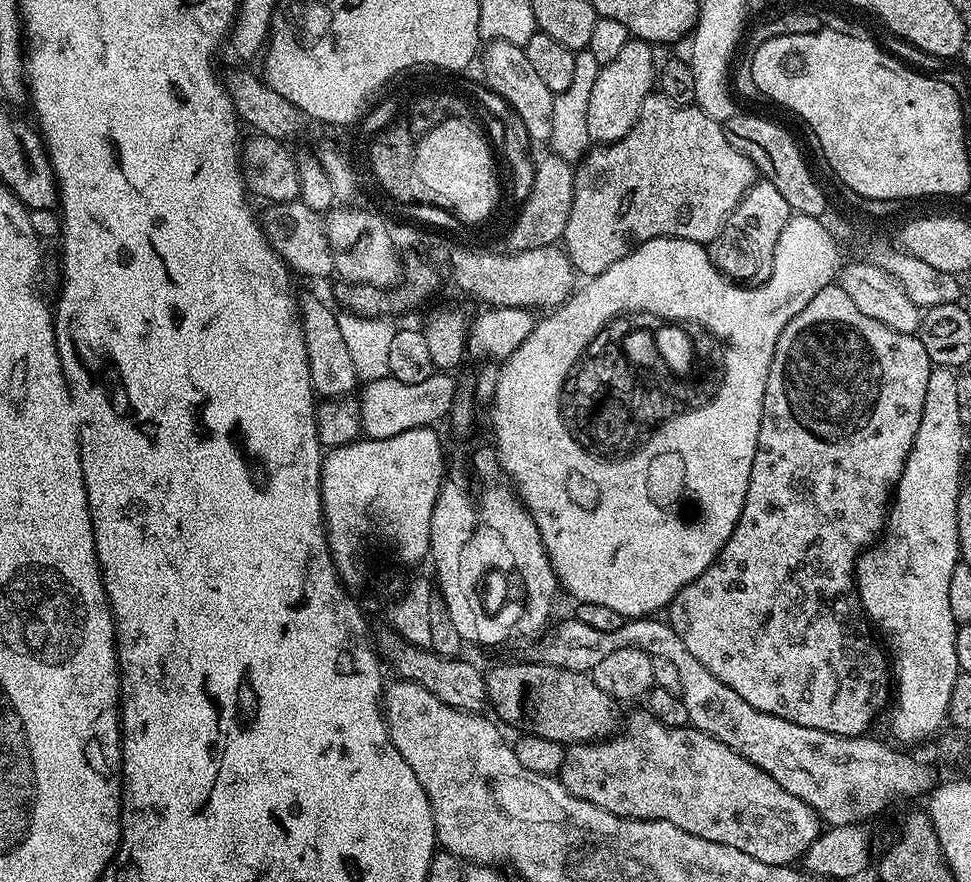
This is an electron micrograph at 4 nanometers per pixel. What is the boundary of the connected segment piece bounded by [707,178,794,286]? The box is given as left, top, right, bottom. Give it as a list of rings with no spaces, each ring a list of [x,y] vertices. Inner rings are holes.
[[[763,178],[757,179],[752,189],[738,202],[736,209],[728,215],[728,220],[722,226],[720,233],[713,238],[711,244],[707,245],[708,254],[712,257],[713,264],[729,281],[741,286],[766,283],[774,270],[774,246],[778,242],[778,238],[783,236],[786,222],[792,215],[794,213],[790,202],[786,202],[786,198],[782,198],[782,193],[775,188],[774,182]]]

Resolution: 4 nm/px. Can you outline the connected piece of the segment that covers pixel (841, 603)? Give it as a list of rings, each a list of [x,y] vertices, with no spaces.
[[[836,282],[828,284],[822,290],[818,290],[818,294],[814,294],[814,298],[810,298],[806,310],[799,312],[786,326],[786,330],[782,330],[774,350],[770,374],[766,378],[766,394],[762,402],[762,422],[758,430],[758,446],[754,450],[754,462],[750,470],[750,486],[746,490],[746,502],[742,506],[742,514],[734,526],[734,534],[730,534],[726,546],[722,546],[718,558],[712,565],[702,574],[698,574],[698,578],[694,578],[694,582],[682,586],[682,590],[678,590],[678,594],[666,609],[668,625],[674,630],[674,634],[678,634],[678,638],[682,638],[686,650],[690,650],[690,654],[694,654],[694,658],[698,658],[698,662],[702,662],[702,666],[706,666],[706,670],[710,670],[710,674],[714,674],[714,678],[718,678],[718,682],[726,682],[726,686],[730,686],[730,690],[734,690],[740,697],[746,698],[746,702],[750,702],[750,706],[754,706],[754,710],[762,710],[766,714],[774,714],[778,718],[786,718],[790,722],[798,722],[798,726],[810,726],[818,730],[826,730],[830,734],[862,736],[865,735],[866,730],[871,729],[868,727],[875,722],[876,715],[884,707],[884,711],[889,707],[890,693],[894,688],[894,676],[890,671],[889,657],[886,655],[885,649],[878,643],[877,637],[865,617],[864,607],[860,604],[854,591],[856,561],[860,559],[860,555],[865,548],[871,548],[873,544],[877,543],[878,537],[885,531],[890,501],[893,499],[896,484],[900,480],[902,470],[906,466],[906,458],[914,446],[914,434],[918,434],[918,422],[922,422],[922,402],[926,402],[926,386],[933,367],[932,359],[926,354],[926,346],[922,346],[919,335],[890,330],[890,326],[886,326],[882,322],[874,322],[874,318],[866,318],[866,314],[862,314],[862,310],[858,310],[858,306],[854,306],[853,300],[850,299],[850,294],[846,294],[846,290],[842,290],[839,283]]]

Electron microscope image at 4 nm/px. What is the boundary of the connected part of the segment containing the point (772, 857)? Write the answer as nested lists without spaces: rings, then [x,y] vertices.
[[[647,710],[634,713],[629,718],[628,725],[626,724],[627,720],[623,725],[623,728],[625,727],[624,733],[622,733],[622,728],[619,734],[613,735],[603,742],[574,744],[565,751],[564,761],[558,771],[558,779],[567,786],[570,794],[574,794],[594,806],[602,806],[602,810],[610,810],[610,814],[618,814],[626,820],[665,820],[670,822],[670,826],[678,826],[678,830],[686,830],[686,834],[694,834],[698,838],[706,838],[710,842],[718,842],[722,846],[734,846],[734,850],[742,850],[742,854],[750,854],[750,858],[758,858],[758,862],[766,862],[767,864],[795,865],[803,857],[804,851],[820,837],[822,821],[810,805],[802,802],[802,798],[794,798],[794,794],[782,790],[782,786],[778,786],[778,782],[774,782],[774,778],[770,778],[770,774],[763,772],[756,764],[750,763],[746,757],[738,754],[730,746],[718,742],[718,738],[700,732],[691,726],[667,728],[658,723]]]

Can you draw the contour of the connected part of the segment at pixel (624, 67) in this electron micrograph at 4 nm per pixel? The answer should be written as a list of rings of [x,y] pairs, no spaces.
[[[629,38],[617,57],[601,64],[587,107],[587,129],[593,145],[618,142],[626,138],[626,134],[630,134],[632,127],[639,122],[642,102],[653,91],[658,80],[658,59],[652,50],[651,43]]]

